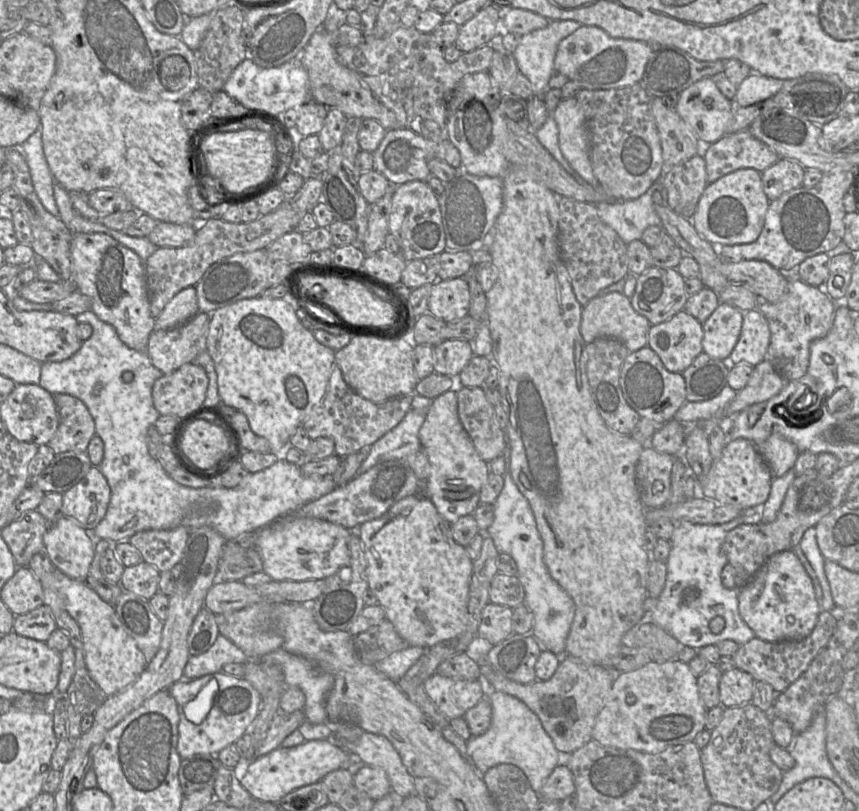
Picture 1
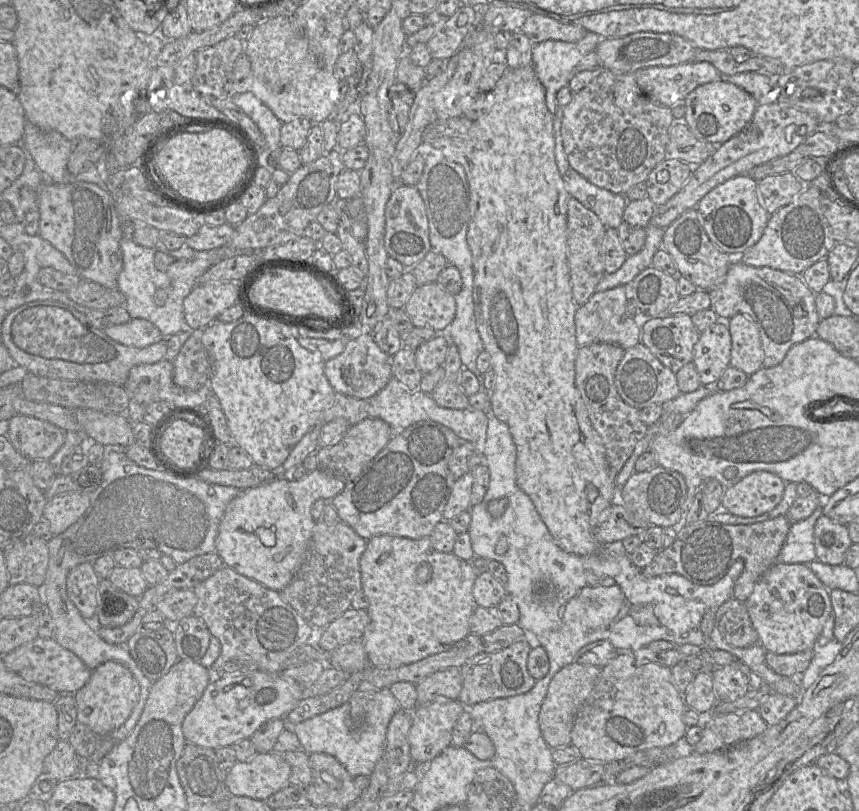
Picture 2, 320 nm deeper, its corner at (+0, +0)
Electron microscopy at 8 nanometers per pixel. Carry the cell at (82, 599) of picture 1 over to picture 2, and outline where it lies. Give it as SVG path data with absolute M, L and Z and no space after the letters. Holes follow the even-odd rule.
M106 661L92 670L87 684L74 696L77 721L88 726L98 737L103 737L117 730L129 718L140 699L140 686L124 665L116 661Z

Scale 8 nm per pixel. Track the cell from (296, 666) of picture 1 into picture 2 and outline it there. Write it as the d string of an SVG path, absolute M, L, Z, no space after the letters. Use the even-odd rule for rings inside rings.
M386 687L375 693L373 707L367 713L365 722L359 730L350 730L346 726L346 718L350 711L348 702L304 720L295 726L289 725L285 716L285 729L295 732L301 749L307 754L325 753L331 755L343 765L352 778L360 775L370 777L377 761L382 757L389 722L400 708L397 699L389 687Z

